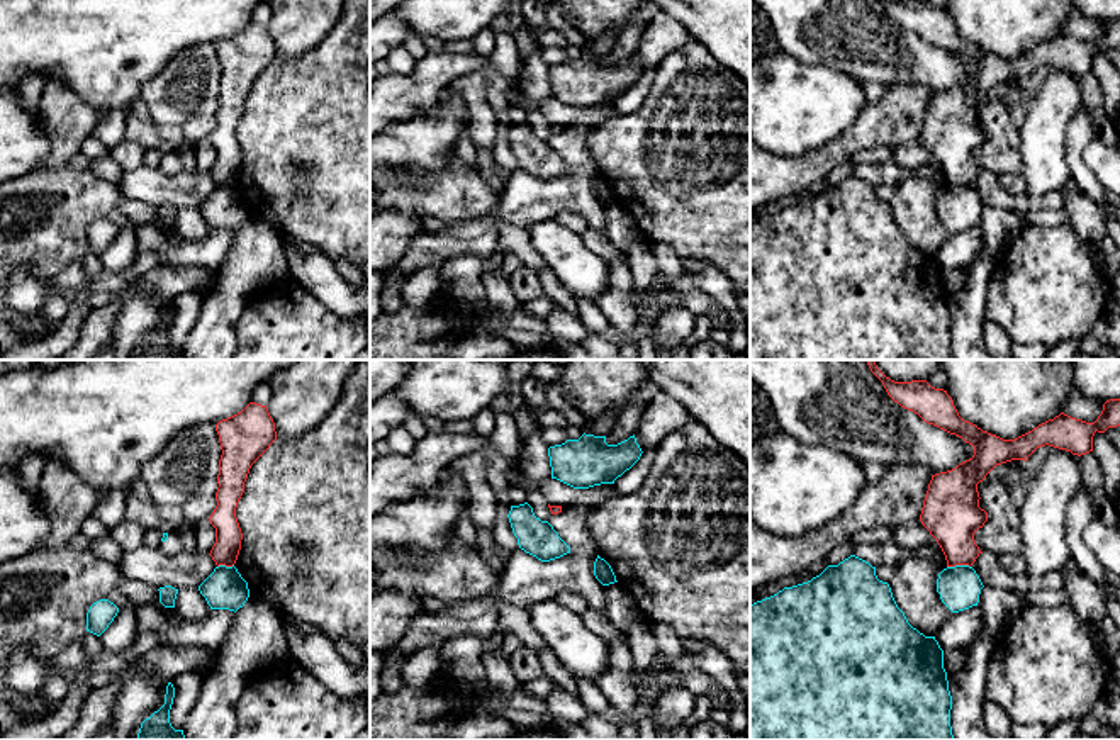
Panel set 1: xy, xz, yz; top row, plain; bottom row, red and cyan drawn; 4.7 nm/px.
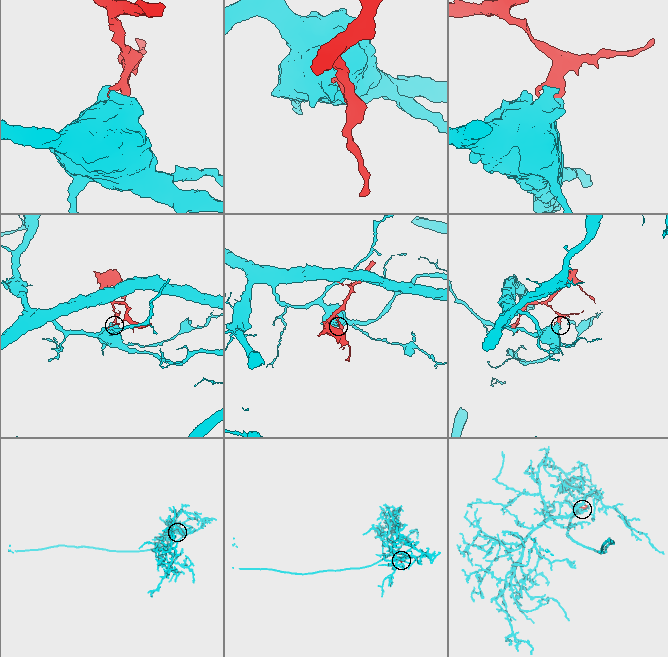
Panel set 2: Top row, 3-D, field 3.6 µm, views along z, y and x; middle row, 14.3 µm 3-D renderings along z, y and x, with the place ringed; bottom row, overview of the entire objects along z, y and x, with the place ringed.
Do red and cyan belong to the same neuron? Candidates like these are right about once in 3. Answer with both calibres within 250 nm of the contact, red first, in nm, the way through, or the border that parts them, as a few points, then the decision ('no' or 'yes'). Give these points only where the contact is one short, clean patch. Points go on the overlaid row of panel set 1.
calibres 280 and 200 nm; no

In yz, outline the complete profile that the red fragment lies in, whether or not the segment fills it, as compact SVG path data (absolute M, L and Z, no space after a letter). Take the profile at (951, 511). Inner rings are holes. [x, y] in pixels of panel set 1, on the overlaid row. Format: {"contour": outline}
{"contour": "M874 360L865 362L894 402L974 446L969 460L932 475L920 514L921 524L940 545L947 567L971 567L983 553L974 541L974 533L984 526L988 513L979 507L977 484L996 465L1011 460L1027 462L1045 445L1081 457L1093 451L1096 431L1105 433L1108 428L1120 426L1120 399L1110 399L1095 423L1061 412L1015 440L1003 440L964 421L947 390L935 389L927 380L894 382L877 368Z"}

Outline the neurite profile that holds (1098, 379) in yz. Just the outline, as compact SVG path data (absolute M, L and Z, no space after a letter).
M1071 360L1072 384L1084 397L1120 399L1120 360Z

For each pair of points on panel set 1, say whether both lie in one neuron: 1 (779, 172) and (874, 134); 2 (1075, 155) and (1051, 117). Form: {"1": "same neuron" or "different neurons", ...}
{"1": "same neuron", "2": "different neurons"}

